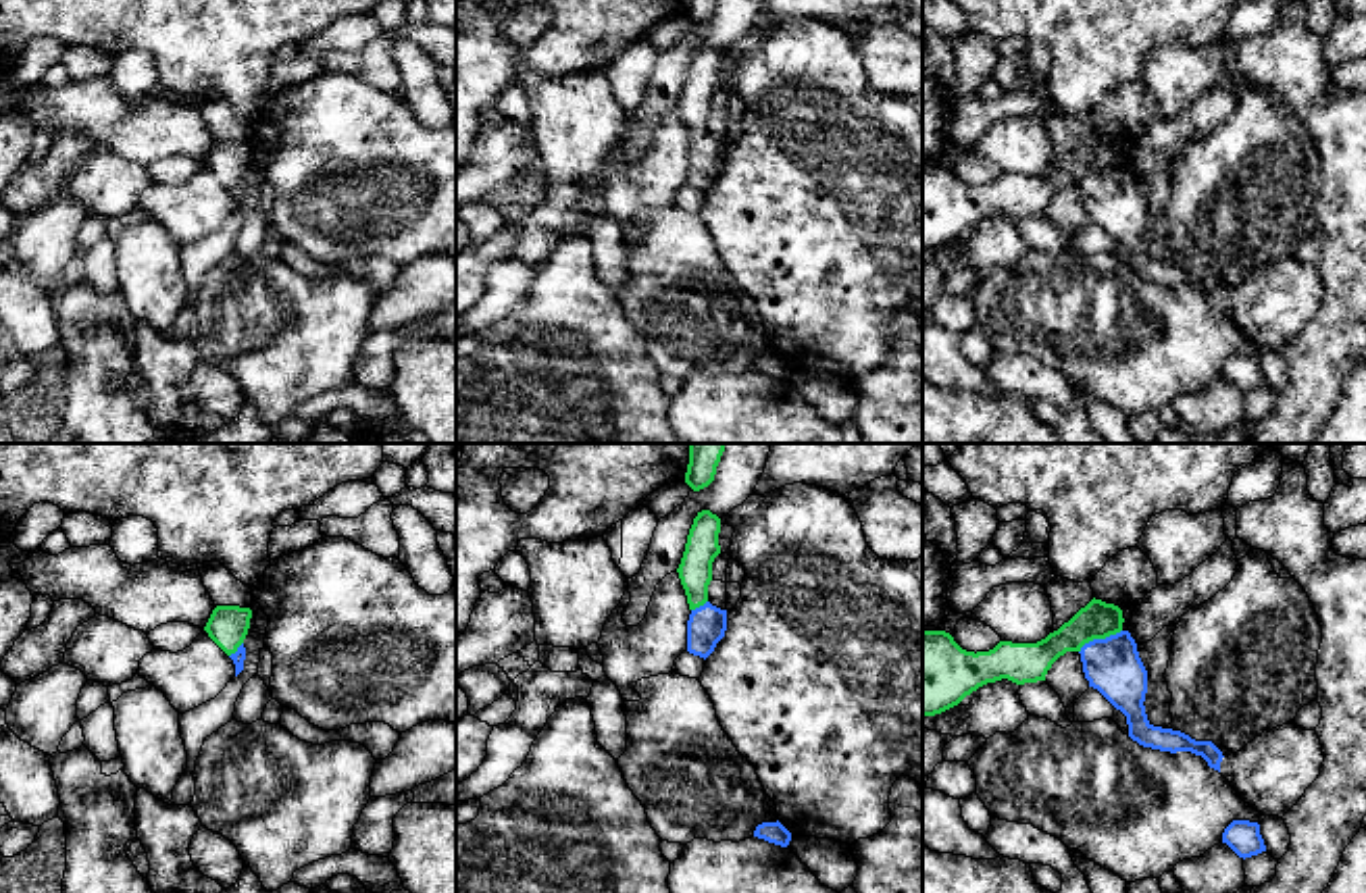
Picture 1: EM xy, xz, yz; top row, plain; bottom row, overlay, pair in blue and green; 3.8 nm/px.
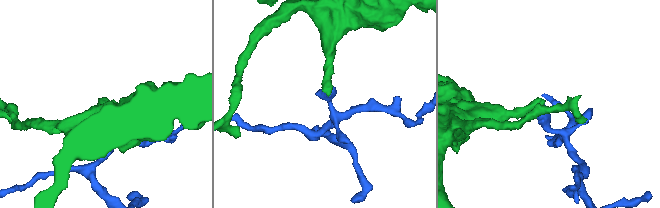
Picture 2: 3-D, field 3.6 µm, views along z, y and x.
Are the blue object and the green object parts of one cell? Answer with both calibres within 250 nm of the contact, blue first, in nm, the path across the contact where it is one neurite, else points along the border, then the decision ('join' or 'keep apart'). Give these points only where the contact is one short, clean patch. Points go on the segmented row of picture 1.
220 nm thick on the blue side, 140 nm on the other; runs through yz (1112, 665), (1098, 640), (1096, 621); join

